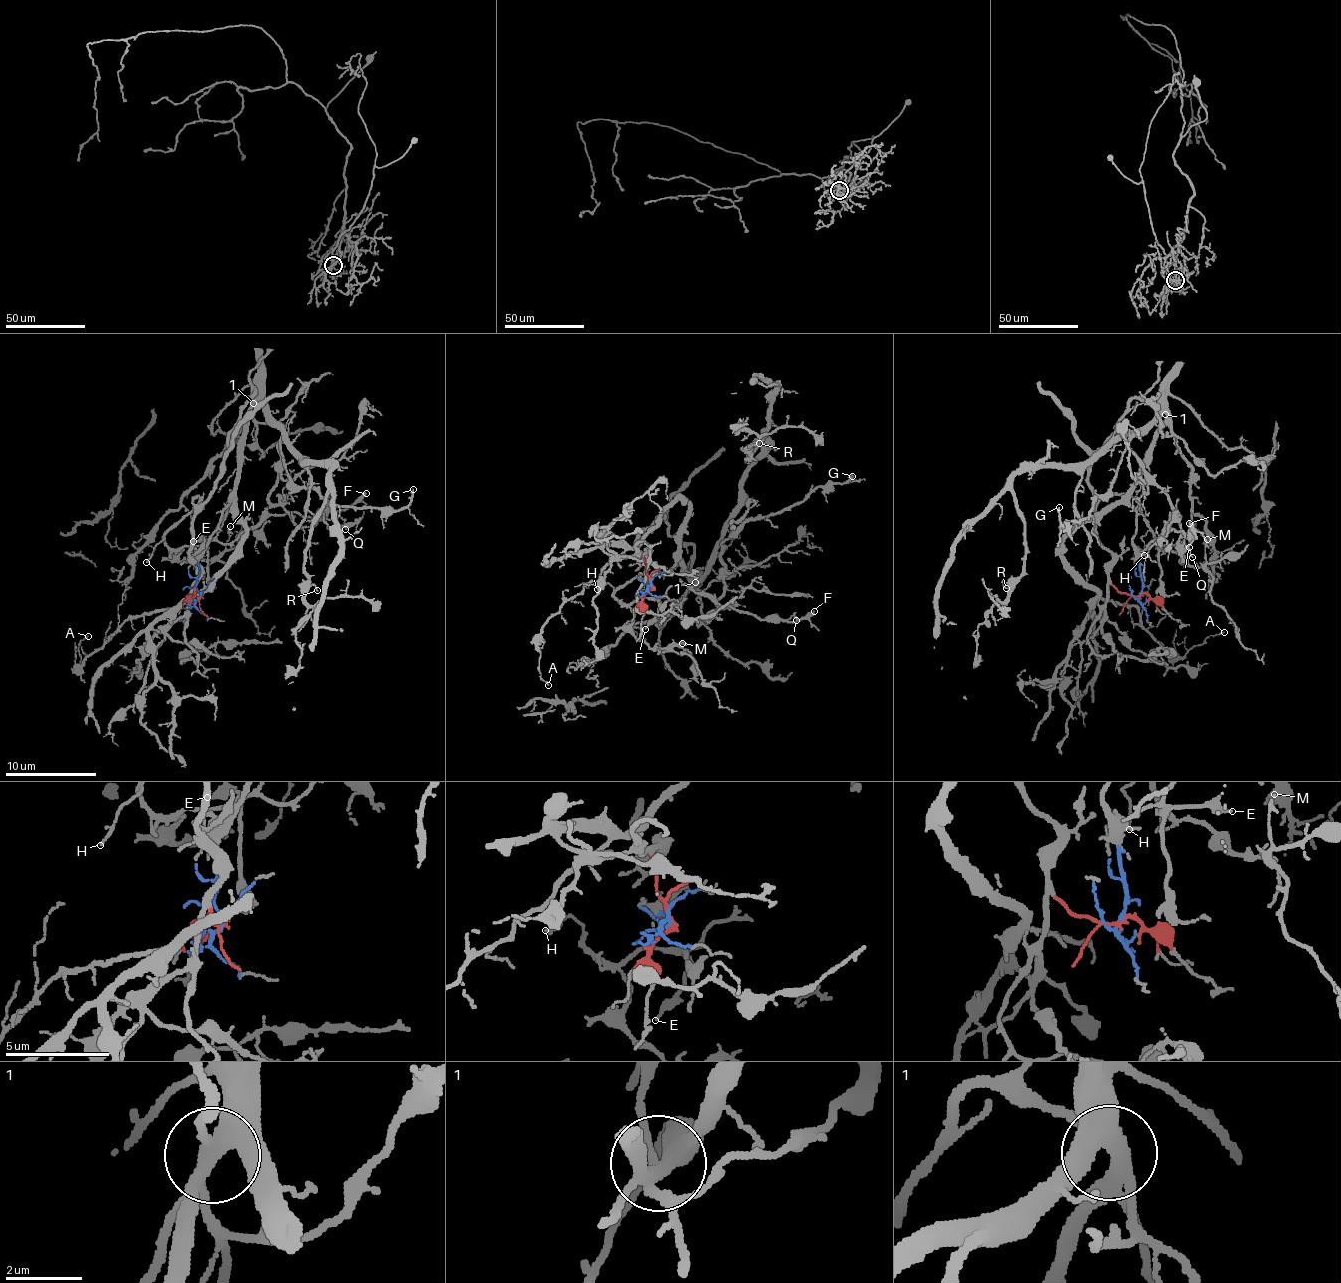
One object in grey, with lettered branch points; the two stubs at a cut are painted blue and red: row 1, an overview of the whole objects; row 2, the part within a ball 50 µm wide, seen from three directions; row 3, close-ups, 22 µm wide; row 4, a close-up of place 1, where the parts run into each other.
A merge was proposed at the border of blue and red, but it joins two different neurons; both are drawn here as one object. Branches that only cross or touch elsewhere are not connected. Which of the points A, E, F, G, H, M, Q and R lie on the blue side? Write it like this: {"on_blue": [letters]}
{"on_blue": ["A", "G", "R"]}

